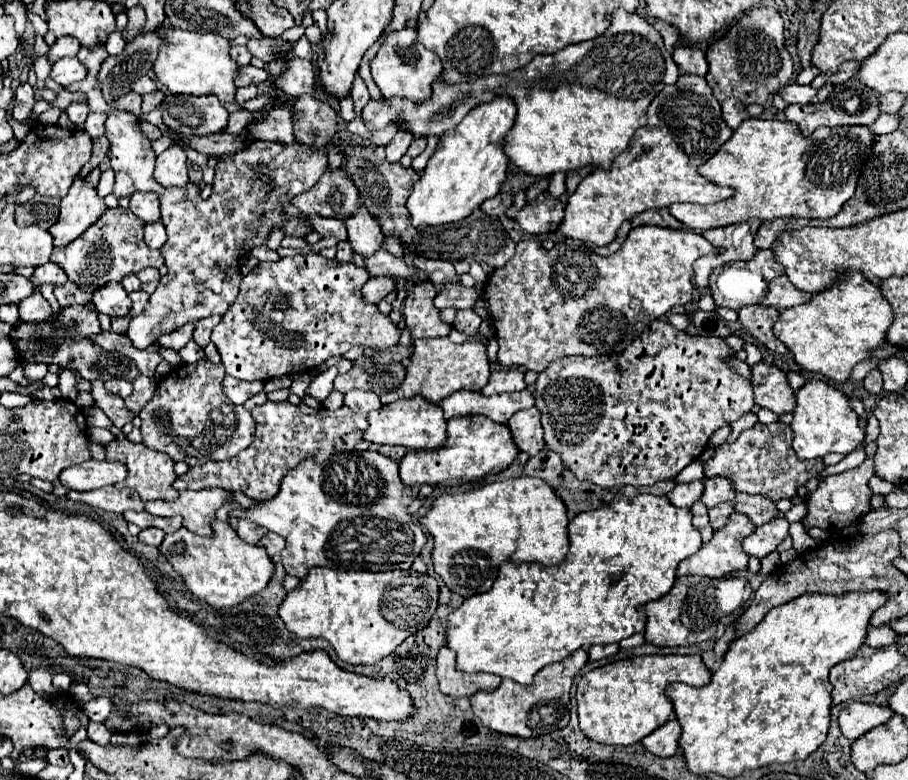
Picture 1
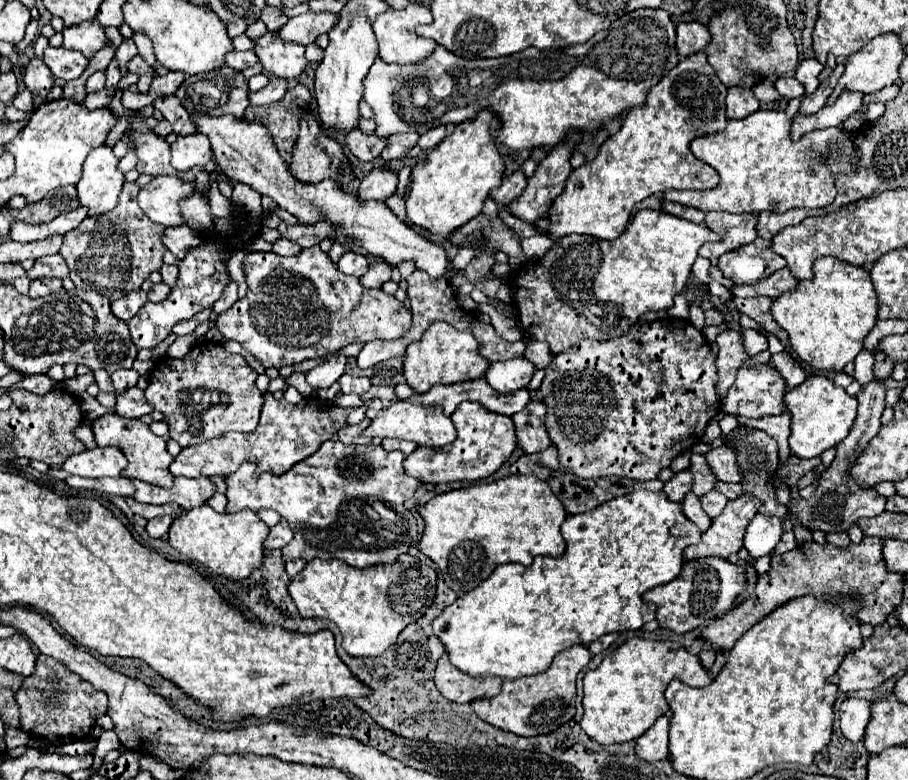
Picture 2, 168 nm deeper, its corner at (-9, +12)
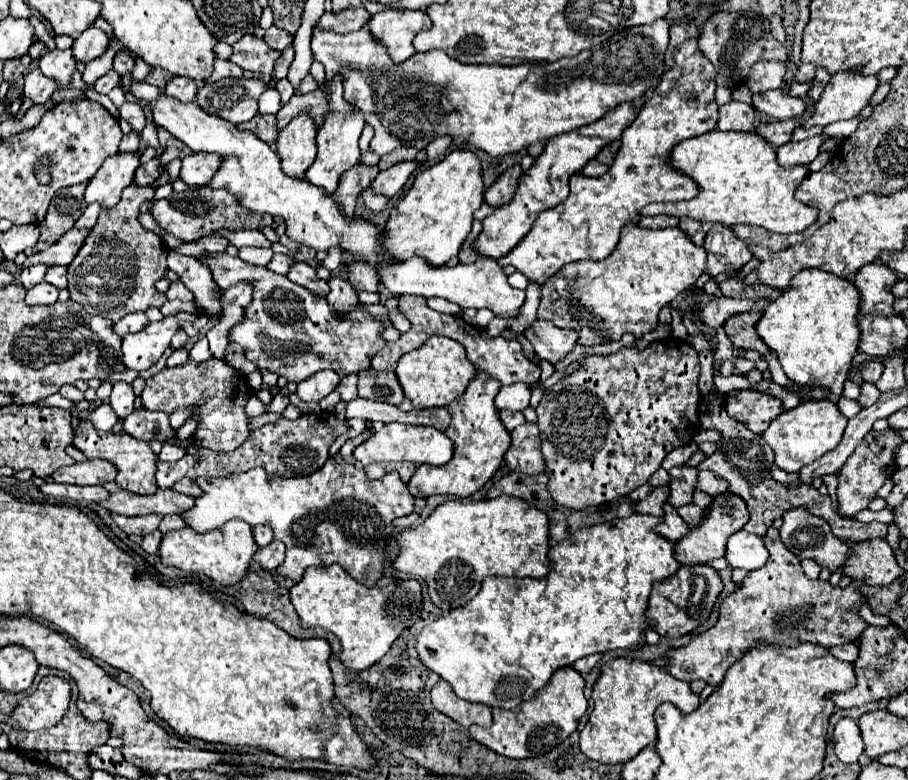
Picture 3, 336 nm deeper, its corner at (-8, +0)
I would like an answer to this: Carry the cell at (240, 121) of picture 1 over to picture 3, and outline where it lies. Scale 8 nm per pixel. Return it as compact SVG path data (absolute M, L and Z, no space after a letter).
M288 78L278 80L278 82L274 84L274 88L278 90L278 94L280 94L280 98L282 98L282 104L288 104L288 100L290 100L292 94L294 94L294 86L290 84L290 80L288 80Z

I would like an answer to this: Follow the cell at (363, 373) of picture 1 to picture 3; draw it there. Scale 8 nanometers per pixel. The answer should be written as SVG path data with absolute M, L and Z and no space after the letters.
M366 368L360 374L358 380L358 396L376 400L376 402L388 402L388 404L402 404L404 392L396 380L394 372L376 372L374 368Z

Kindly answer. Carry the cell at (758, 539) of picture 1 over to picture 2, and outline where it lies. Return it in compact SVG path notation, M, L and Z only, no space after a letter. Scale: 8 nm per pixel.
M757 514L751 524L747 526L747 534L743 540L743 546L755 556L767 556L773 554L773 548L779 544L783 534L783 520L777 516Z

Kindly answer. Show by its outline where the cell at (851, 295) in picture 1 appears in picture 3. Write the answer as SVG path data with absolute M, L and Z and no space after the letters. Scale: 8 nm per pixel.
M806 268L806 270L798 272L792 278L790 288L784 290L762 312L762 318L756 322L756 332L764 340L764 344L772 352L776 352L778 362L782 364L786 376L792 382L824 388L830 392L828 400L836 404L836 400L842 396L842 386L846 382L850 362L858 352L858 336L860 336L860 328L858 328L858 320L856 320L858 310L860 310L860 296L850 280L830 276L830 272L822 272L818 268Z

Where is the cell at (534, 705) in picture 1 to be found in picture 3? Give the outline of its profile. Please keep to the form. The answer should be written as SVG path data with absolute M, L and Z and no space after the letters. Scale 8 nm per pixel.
M562 668L554 674L554 680L534 696L534 700L514 708L514 710L500 710L494 708L494 724L486 728L470 726L468 732L474 740L482 746L502 754L506 758L534 758L550 752L554 746L562 744L578 726L578 720L588 710L588 702L584 698L584 680L574 668Z

